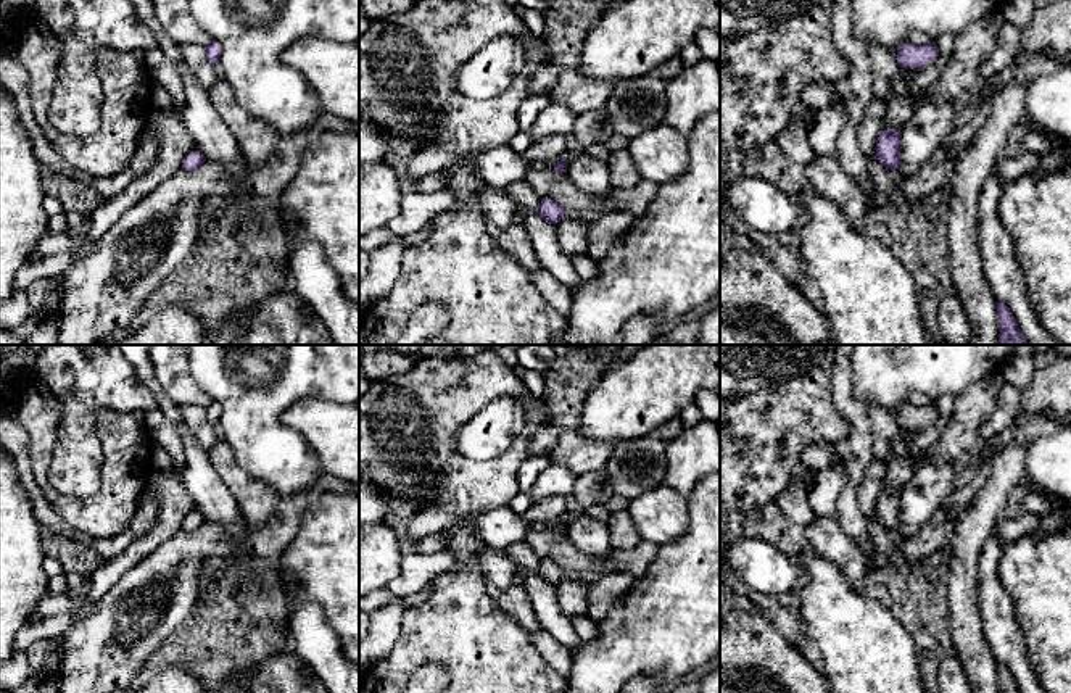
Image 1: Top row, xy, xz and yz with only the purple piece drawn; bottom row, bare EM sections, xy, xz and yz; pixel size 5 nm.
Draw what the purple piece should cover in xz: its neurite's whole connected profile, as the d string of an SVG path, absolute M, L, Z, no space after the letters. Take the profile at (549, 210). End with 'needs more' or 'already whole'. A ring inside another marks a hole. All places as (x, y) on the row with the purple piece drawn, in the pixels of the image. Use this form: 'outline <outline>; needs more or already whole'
outline M546 198L541 201L536 214L551 224L557 224L564 218L565 211L557 201Z; already whole

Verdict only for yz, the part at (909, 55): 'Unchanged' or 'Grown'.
Unchanged

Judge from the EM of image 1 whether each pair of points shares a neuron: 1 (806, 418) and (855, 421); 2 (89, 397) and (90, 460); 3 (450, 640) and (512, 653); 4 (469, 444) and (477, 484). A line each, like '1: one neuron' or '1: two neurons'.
1: two neurons
2: one neuron
3: one neuron
4: two neurons

